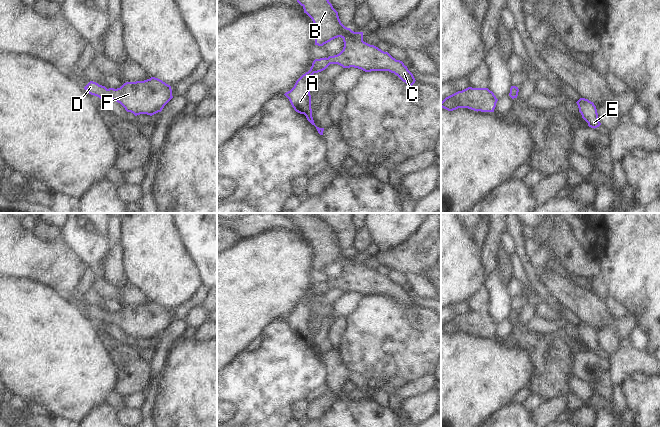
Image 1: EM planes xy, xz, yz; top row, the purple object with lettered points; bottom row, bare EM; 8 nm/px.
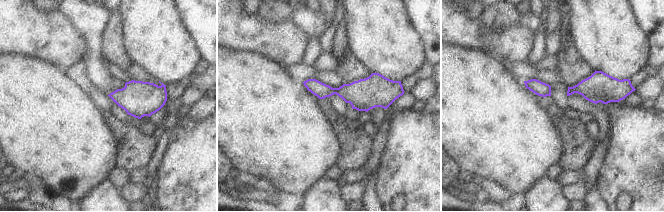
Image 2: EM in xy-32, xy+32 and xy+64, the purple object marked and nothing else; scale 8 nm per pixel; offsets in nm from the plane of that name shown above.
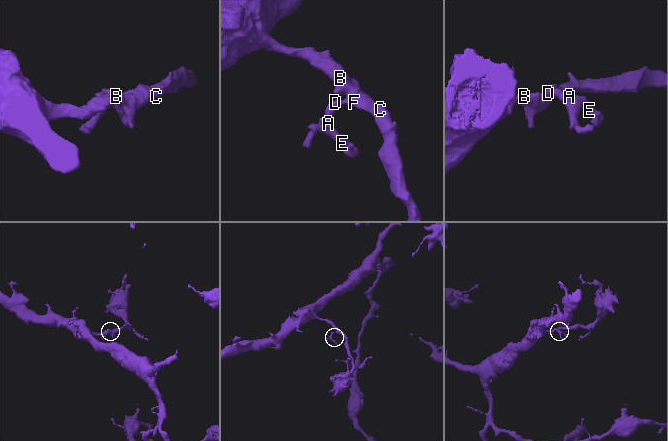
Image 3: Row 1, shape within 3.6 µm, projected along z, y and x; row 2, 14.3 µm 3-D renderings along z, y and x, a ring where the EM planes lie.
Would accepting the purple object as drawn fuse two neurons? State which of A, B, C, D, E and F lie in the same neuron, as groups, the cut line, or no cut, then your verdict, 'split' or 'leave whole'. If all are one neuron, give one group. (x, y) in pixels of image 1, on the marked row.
A B C D E F; no cut; leave whole

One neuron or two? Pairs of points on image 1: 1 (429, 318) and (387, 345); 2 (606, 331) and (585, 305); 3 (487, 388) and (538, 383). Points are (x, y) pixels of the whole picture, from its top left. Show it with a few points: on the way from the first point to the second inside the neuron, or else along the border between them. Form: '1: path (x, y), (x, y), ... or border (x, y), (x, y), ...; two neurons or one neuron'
1: path (419, 328), (405, 342), (397, 342); one neuron
2: border (594, 321), (600, 315), (605, 314), (618, 330); two neurons
3: border (534, 361), (535, 373), (527, 387); two neurons

